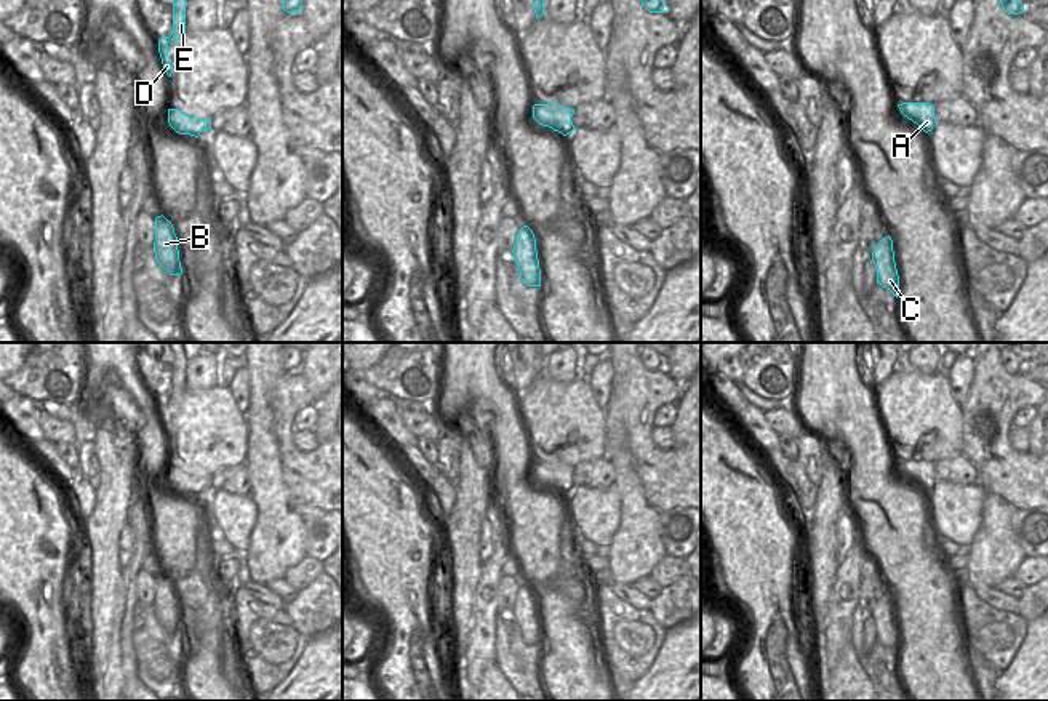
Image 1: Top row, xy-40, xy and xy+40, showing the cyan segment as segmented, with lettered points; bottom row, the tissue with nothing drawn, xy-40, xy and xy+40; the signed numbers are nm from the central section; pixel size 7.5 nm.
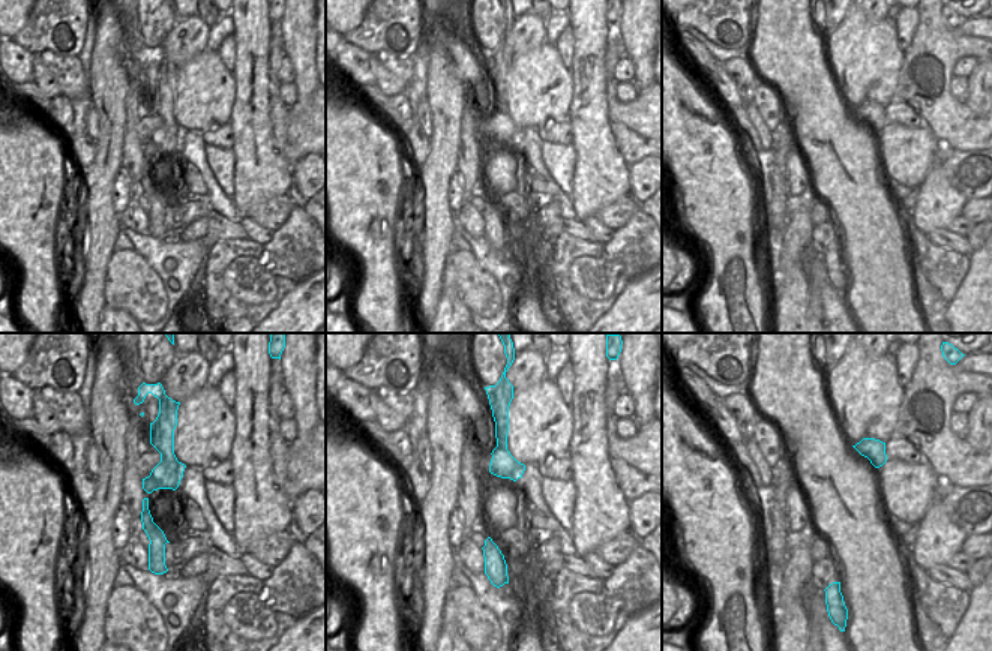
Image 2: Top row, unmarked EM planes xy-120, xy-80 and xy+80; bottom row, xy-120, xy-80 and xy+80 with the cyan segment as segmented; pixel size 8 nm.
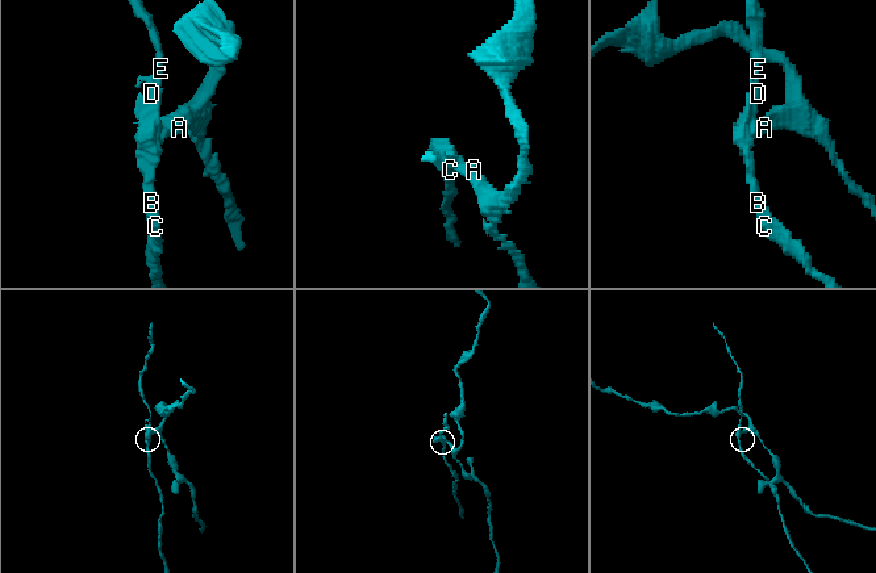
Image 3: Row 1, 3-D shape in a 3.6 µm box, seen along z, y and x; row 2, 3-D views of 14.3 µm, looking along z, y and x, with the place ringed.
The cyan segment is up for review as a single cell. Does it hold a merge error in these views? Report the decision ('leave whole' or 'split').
split

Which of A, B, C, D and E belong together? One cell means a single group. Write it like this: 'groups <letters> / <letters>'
groups A / B C D E

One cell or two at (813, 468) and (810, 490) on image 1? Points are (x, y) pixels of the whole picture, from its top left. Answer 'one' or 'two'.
two

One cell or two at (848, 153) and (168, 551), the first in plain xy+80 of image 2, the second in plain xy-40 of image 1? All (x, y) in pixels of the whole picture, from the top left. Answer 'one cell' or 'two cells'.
one cell

